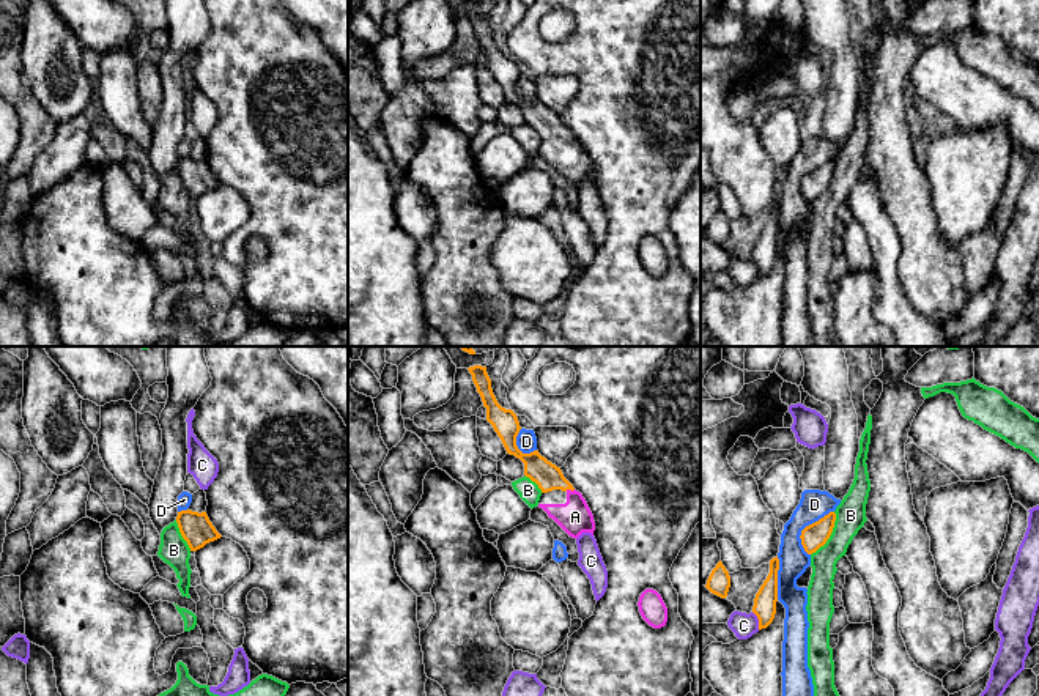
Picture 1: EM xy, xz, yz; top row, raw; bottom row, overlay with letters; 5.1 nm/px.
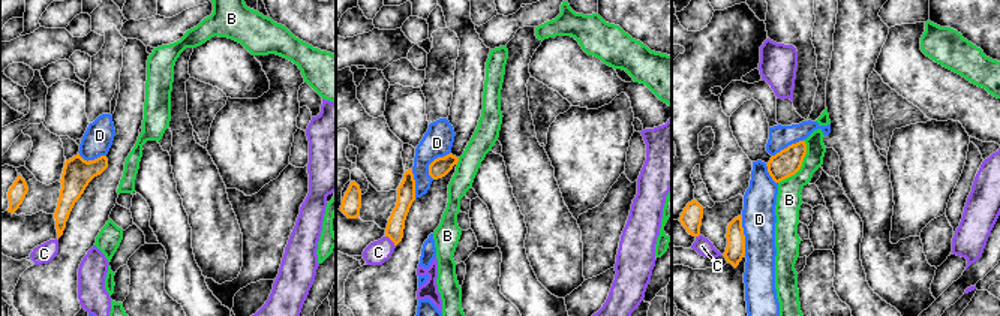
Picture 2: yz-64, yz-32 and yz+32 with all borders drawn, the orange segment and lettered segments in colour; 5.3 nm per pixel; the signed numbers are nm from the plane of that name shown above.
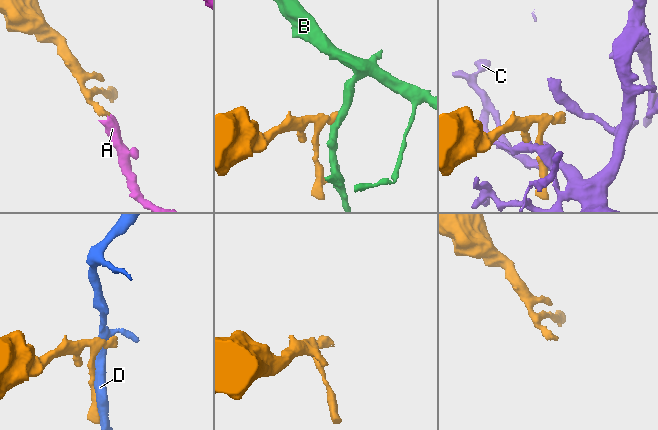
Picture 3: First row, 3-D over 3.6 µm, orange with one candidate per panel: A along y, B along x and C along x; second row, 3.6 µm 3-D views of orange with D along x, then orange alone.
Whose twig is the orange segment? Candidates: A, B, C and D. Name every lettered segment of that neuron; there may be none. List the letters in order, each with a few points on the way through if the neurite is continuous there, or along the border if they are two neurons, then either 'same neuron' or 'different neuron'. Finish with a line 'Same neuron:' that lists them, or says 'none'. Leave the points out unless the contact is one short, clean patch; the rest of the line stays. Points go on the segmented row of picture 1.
A: runs through xz (548, 477), (569, 488), (575, 499), (575, 517); same neuron
B: border along yz (835, 512), (835, 526), (830, 537), (811, 555); different neuron
C: border along yz (753, 611), (759, 629); different neuron
D: different neuron
Same neuron: A

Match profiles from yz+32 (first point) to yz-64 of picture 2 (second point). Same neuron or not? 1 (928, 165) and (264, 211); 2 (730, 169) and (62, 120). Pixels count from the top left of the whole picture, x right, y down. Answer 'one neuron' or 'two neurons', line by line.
1: two neurons
2: two neurons

